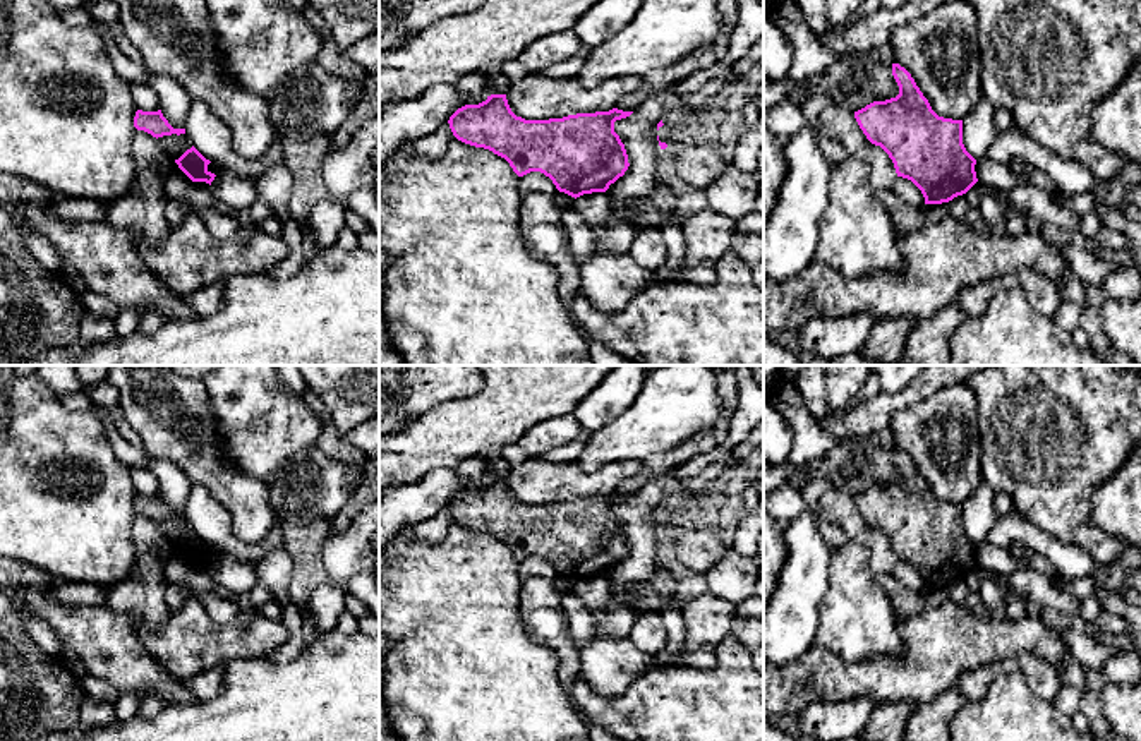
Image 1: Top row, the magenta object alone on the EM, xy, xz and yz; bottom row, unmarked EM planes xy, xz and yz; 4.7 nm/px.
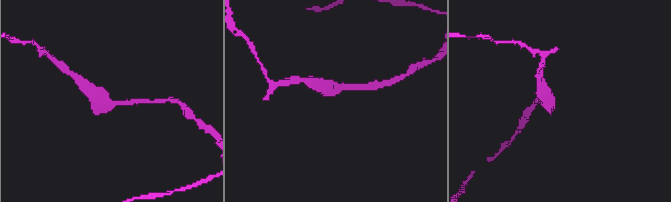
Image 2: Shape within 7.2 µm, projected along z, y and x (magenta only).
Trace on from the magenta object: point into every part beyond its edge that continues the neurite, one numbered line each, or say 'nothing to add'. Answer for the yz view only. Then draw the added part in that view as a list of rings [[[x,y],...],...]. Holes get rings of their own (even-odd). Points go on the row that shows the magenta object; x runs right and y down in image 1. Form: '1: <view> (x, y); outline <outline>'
nothing to add

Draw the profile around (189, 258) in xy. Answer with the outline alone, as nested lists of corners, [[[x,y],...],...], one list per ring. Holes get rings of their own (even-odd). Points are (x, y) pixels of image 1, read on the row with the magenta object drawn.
[[[197,211],[170,228],[161,244],[139,238],[134,247],[156,278],[182,297],[233,276],[264,274],[288,252],[285,238],[261,228],[238,228],[230,238],[214,238]]]

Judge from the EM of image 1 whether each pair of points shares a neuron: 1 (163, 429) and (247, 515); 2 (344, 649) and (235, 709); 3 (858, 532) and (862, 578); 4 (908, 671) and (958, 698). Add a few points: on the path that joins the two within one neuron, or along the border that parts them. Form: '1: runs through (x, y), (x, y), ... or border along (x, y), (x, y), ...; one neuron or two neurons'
1: runs through (187, 445), (234, 491); one neuron
2: runs through (316, 676), (283, 709), (263, 709); one neuron
3: border along (850, 539), (867, 551), (869, 563), (879, 575); two neurons
4: border along (954, 685), (942, 690), (932, 700), (915, 705); two neurons

